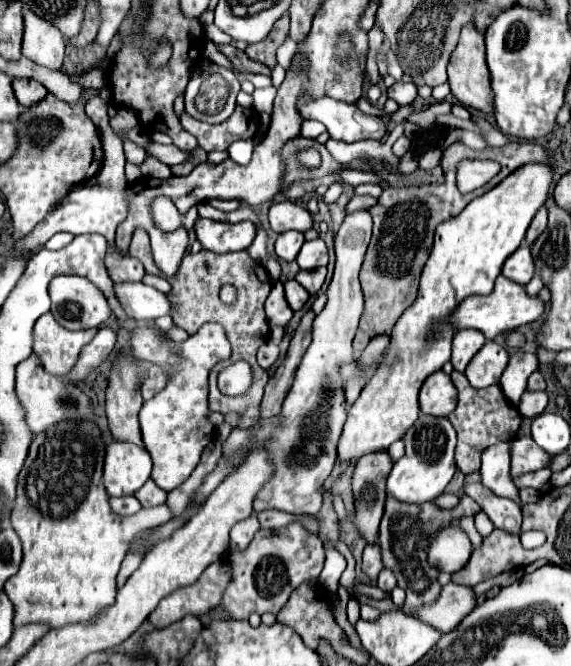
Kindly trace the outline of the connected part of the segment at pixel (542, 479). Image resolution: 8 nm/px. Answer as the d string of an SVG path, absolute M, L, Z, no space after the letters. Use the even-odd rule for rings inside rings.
M541 469L541 471L535 471L535 473L525 473L521 477L515 477L515 485L521 489L521 487L533 487L533 489L541 489L545 483L549 483L549 477L551 477L551 471L549 469Z

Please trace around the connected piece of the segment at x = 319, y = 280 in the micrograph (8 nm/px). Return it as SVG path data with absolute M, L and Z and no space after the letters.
M321 267L321 269L313 269L313 271L299 271L295 279L297 279L311 295L315 295L315 293L321 289L321 285L323 285L325 275L327 275L327 269Z

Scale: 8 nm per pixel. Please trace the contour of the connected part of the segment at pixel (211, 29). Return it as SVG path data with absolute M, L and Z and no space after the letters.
M214 23L205 27L206 38L215 43L230 44L232 38L222 32Z

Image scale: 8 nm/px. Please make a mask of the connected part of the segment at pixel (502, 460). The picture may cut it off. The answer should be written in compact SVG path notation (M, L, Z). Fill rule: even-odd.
M509 443L491 445L483 453L483 463L481 463L481 471L479 471L481 483L485 487L489 487L493 493L497 493L499 497L509 497L519 503L517 487L513 485L511 475L509 475L509 465L511 465Z

